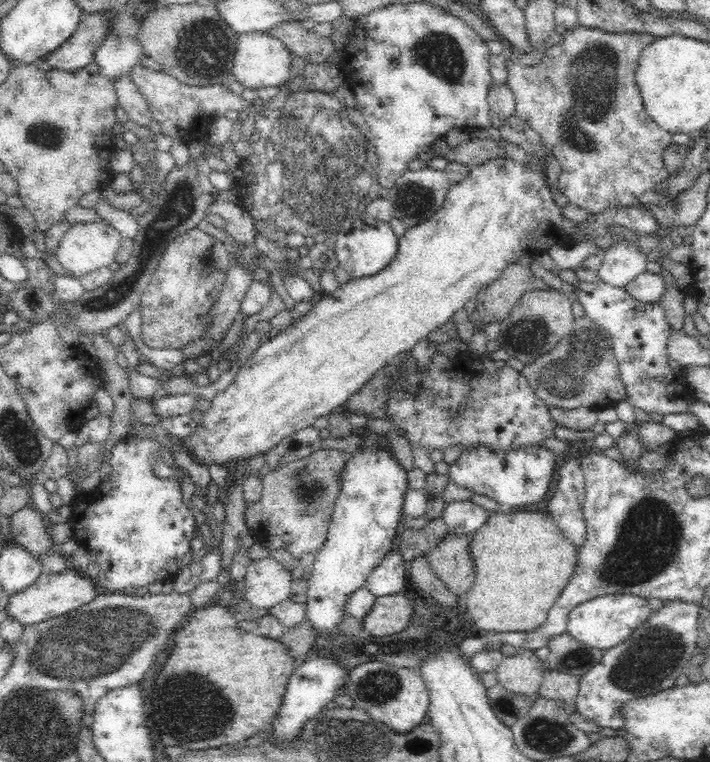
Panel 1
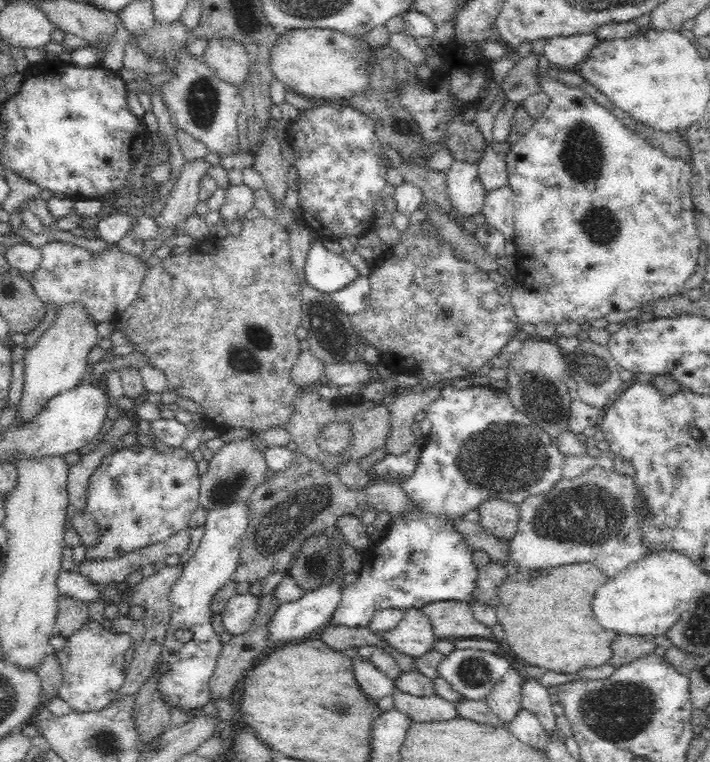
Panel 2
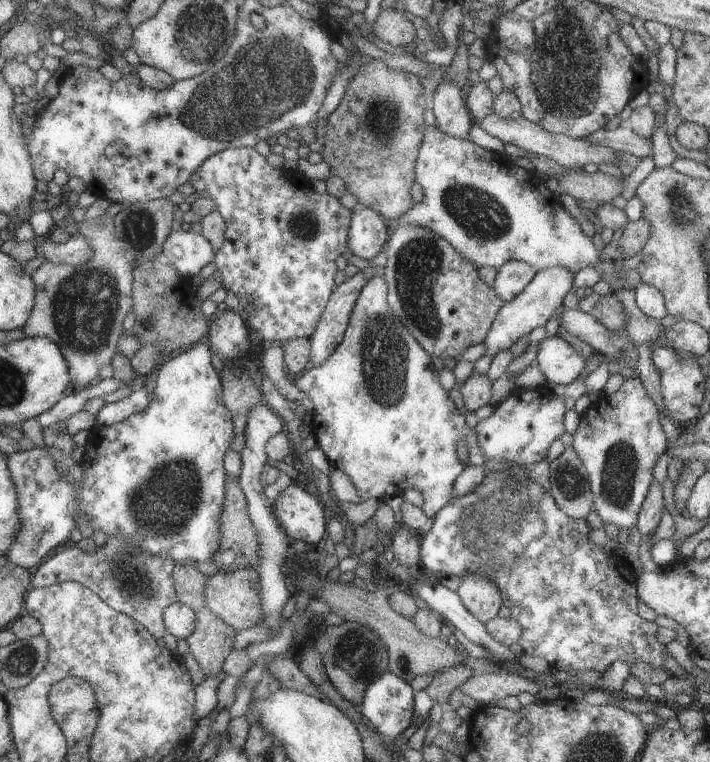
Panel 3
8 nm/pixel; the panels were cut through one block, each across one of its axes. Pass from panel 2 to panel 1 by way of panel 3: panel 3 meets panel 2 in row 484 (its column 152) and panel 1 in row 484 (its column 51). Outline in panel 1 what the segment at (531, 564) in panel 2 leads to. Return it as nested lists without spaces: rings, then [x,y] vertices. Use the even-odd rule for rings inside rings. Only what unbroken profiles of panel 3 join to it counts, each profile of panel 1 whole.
[[[564,457],[556,470],[556,489],[549,494],[546,504],[560,534],[576,547],[585,544],[587,536],[583,515],[585,480],[580,460],[580,457]]]

